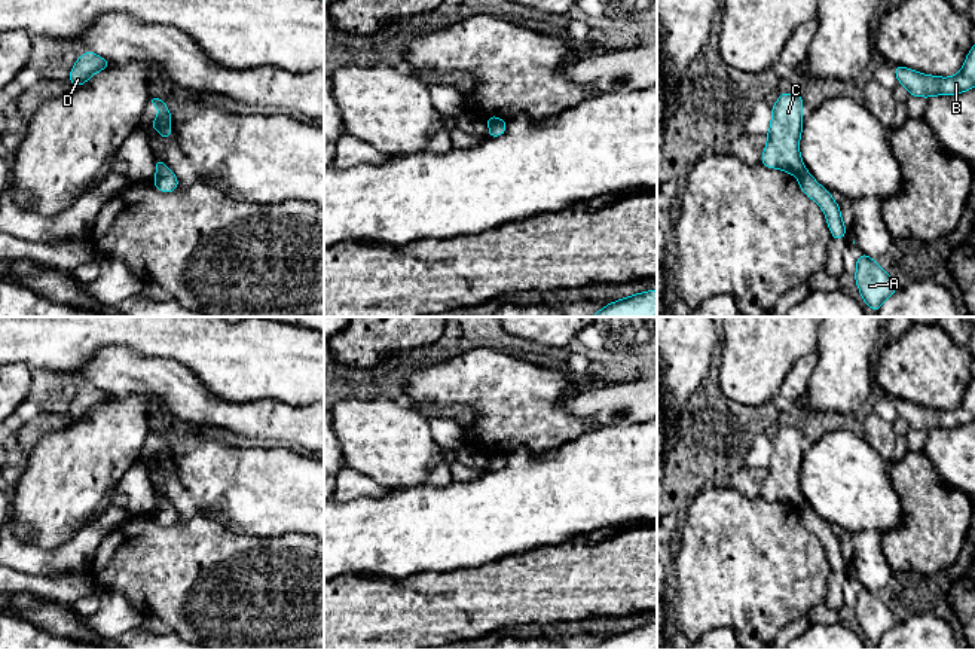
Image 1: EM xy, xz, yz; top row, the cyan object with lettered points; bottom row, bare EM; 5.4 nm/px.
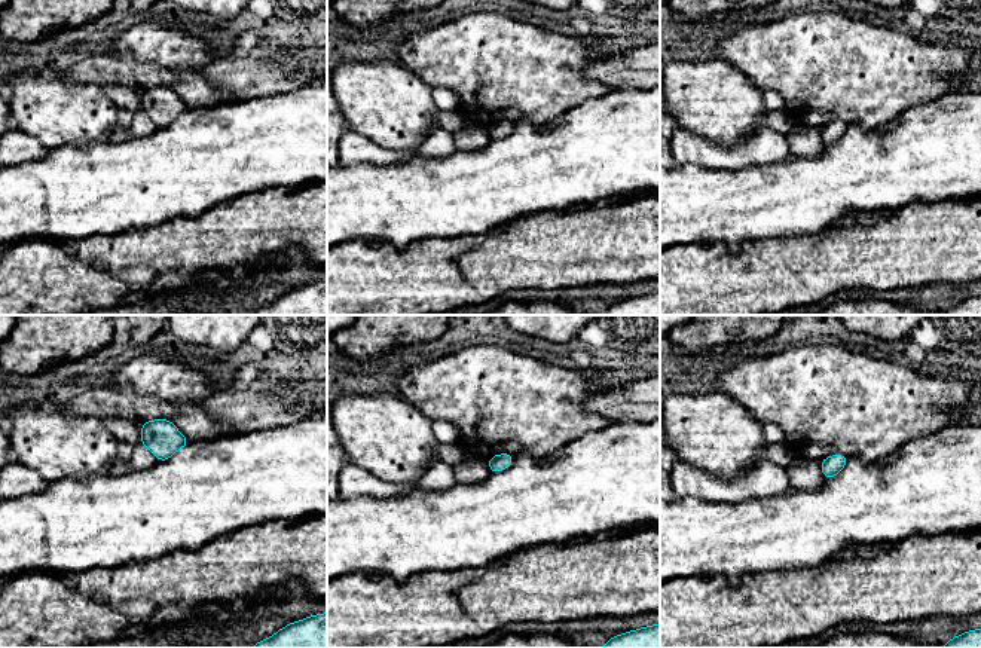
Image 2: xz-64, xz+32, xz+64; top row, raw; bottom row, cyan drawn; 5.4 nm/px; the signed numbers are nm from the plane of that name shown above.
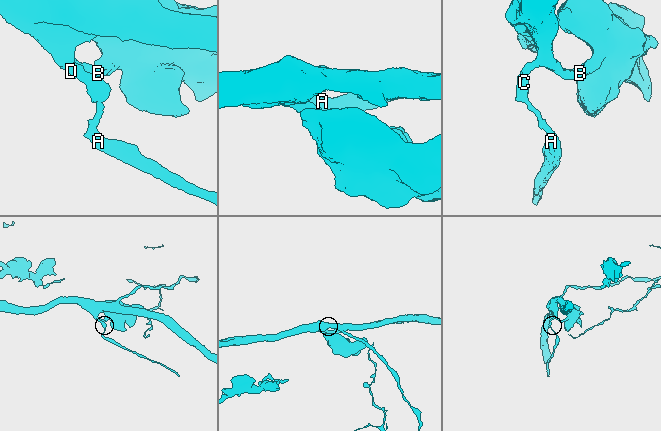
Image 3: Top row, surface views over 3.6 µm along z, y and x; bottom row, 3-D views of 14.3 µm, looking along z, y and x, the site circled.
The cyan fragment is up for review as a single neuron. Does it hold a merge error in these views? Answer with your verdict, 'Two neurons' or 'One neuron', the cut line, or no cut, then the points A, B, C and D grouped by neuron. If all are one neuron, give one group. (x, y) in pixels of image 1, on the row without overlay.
Two neurons. Split along yz (804, 502), (797, 509). Groups: A / B C D

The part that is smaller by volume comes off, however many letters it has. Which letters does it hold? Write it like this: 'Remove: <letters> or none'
Remove: A

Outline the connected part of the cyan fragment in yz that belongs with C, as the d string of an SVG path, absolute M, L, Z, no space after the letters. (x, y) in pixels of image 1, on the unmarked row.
M783 425L771 442L771 458L767 466L767 479L761 497L798 509L804 503L800 489L800 470L803 466L801 440L804 434L800 427Z

